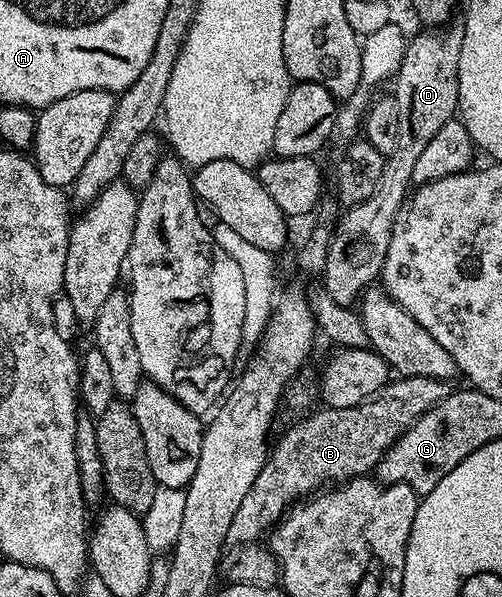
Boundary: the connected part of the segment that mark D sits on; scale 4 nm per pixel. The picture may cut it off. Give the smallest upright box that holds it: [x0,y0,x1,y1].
[323,22,464,305]

